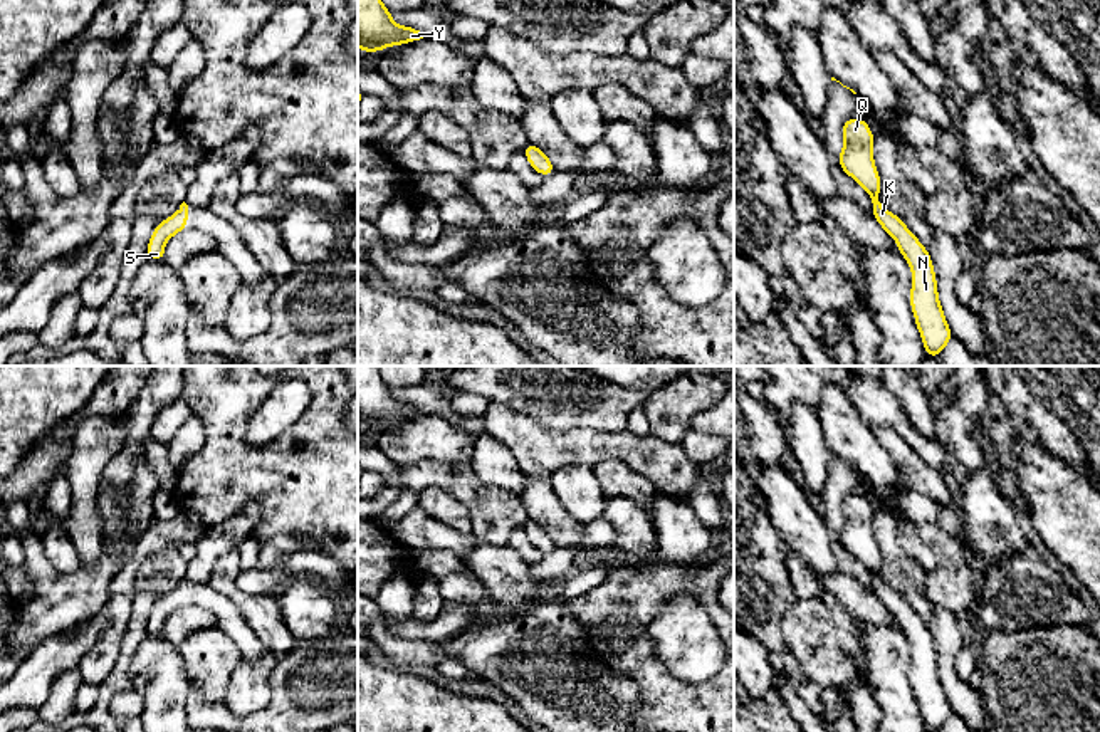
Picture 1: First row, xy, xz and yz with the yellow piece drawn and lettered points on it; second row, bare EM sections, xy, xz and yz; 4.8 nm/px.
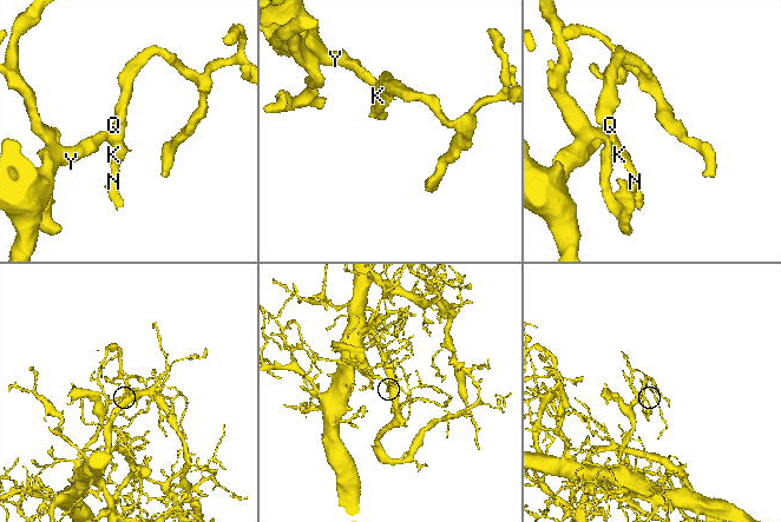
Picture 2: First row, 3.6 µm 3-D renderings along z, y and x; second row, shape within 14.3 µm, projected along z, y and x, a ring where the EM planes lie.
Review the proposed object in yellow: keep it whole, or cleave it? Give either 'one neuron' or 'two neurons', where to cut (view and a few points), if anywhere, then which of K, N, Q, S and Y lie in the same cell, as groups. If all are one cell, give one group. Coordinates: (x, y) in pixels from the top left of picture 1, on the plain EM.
one neuron; cut none; groups K N Q S Y

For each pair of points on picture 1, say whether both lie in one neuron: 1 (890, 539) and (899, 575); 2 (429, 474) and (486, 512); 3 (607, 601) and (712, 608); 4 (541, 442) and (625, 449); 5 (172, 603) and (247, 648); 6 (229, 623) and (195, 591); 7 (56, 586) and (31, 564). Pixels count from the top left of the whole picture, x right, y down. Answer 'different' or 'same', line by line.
1: same
2: same
3: same
4: same
5: same
6: same
7: same

